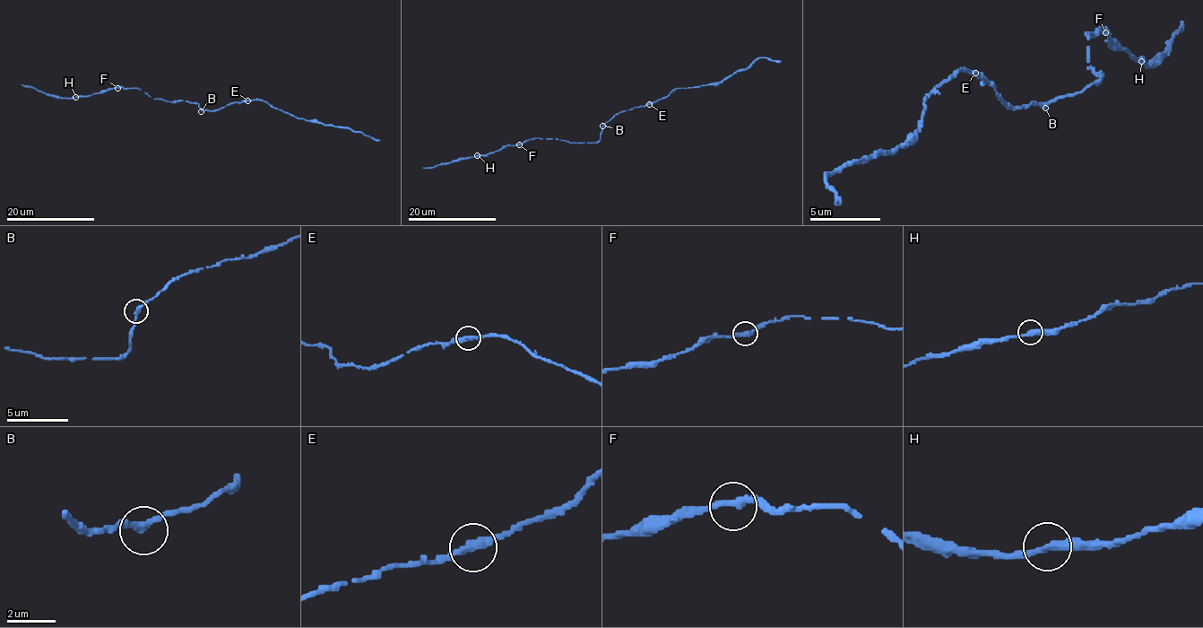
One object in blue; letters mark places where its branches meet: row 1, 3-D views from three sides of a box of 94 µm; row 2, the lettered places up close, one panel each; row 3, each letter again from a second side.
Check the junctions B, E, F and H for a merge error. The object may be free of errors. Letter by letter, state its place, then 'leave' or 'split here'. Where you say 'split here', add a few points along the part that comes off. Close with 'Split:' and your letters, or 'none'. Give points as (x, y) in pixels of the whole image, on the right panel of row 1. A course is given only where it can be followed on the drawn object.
B: (1045, 108) | leave
E: (975, 73) | leave
F: (1105, 32) | leave
H: (1141, 61) | leave
Split: none

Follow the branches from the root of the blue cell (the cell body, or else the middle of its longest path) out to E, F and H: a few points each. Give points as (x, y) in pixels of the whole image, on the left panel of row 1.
E: (202, 109), (216, 111), (234, 102), (248, 100)
F: (202, 109), (196, 103), (153, 99), (137, 88), (117, 88)
H: (202, 109), (199, 104), (184, 100), (153, 99), (137, 88), (117, 87), (85, 97), (75, 97)

